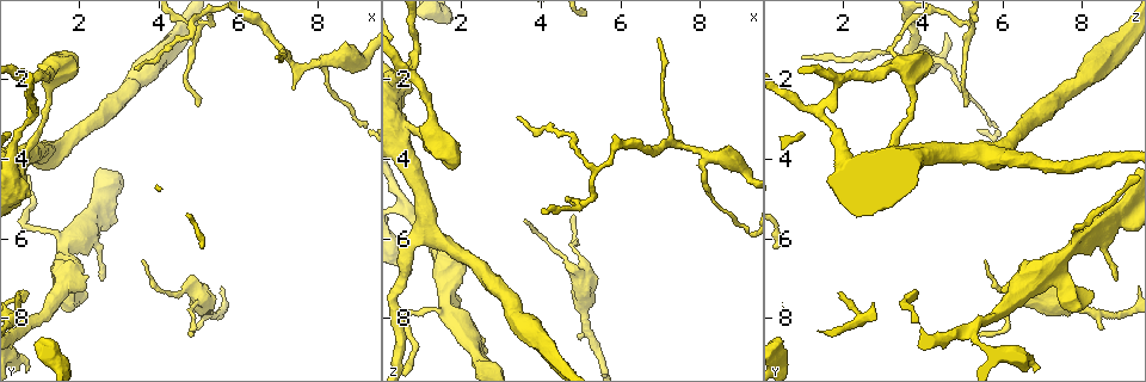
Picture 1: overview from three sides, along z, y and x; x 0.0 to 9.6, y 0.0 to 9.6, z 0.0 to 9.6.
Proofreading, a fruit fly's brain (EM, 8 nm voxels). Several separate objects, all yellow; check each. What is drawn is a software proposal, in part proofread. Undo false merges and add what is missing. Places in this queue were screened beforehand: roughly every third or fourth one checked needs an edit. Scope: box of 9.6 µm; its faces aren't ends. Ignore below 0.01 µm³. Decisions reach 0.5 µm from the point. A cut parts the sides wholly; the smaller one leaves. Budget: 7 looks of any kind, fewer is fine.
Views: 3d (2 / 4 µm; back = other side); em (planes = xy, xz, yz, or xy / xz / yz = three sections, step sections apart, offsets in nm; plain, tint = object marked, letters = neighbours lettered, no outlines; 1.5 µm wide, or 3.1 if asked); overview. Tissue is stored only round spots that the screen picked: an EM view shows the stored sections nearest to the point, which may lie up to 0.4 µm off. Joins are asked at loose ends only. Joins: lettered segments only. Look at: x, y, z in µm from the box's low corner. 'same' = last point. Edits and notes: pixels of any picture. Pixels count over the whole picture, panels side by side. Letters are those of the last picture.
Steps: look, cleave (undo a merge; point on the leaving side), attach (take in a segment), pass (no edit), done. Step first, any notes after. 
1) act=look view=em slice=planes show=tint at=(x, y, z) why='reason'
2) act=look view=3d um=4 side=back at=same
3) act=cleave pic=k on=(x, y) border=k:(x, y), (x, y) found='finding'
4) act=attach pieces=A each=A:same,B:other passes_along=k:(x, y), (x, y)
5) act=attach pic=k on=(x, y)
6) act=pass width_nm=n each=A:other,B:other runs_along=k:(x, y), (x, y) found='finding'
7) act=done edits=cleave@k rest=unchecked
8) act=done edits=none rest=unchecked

act=look view=3d um=2 at=(5.00, 2.65, 5.10) why='branch stops here'

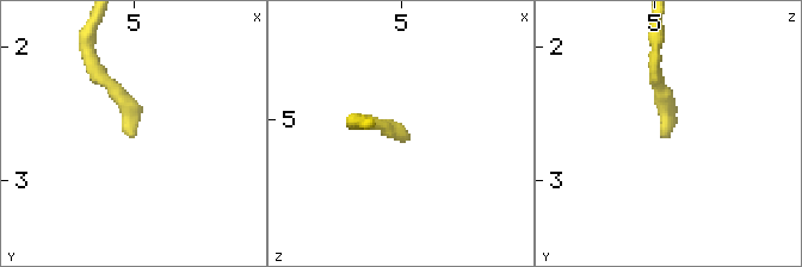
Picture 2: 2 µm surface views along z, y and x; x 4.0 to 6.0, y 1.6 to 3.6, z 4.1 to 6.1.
act=look view=em slice=yz step=4 show=letters at=(5.00, 2.68, 5.08)

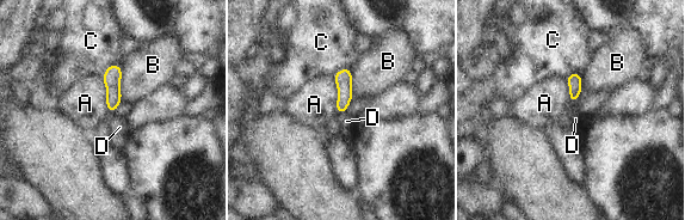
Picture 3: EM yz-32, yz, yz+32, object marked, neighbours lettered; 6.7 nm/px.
act=look view=em slice=planes show=letters at=same

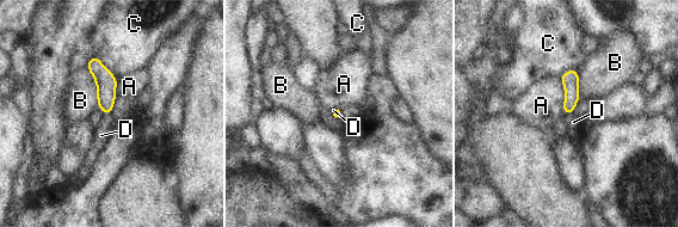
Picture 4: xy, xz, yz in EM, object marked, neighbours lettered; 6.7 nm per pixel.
act=attach pieces=D each=A:other,B:other,C:other,D:same passes_along=4:(569, 79), (567, 114), (573, 122) found='it goes on there'

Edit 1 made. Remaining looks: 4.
act=look view=overview

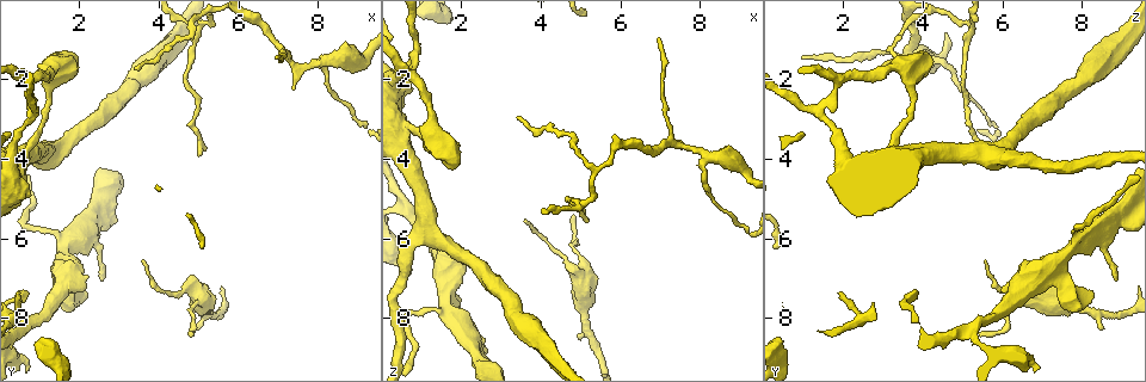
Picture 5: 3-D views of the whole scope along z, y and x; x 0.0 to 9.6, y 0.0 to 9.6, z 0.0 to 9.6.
act=look view=3d um=4 at=(5.00, 0.70, 5.15) why='three-way junction'

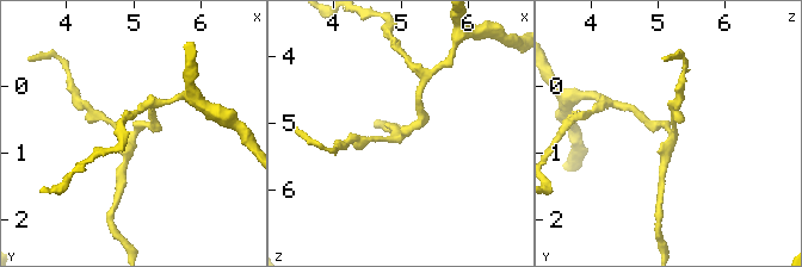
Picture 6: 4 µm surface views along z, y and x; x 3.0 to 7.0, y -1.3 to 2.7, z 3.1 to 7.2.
act=look view=em slice=planes show=plain at=(5.00, 0.70, 5.25) arms=3

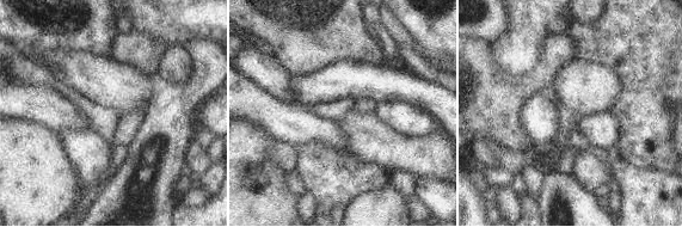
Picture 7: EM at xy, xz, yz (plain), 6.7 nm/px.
act=look view=em slice=planes show=letters at=same why='see the neighbours'

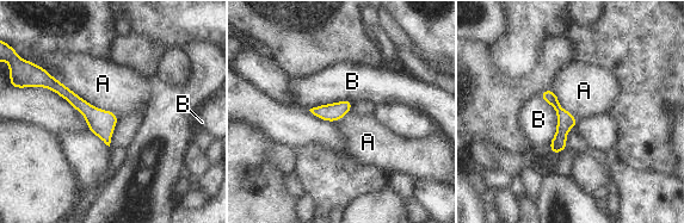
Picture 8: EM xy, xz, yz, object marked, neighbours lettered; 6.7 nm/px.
act=pass each=A:other,B:other runs_along=8:(50, 80), (103, 127), (108, 140) found='all the same cell'

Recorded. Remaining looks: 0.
act=done edits=attach@4 rest=unchecked

